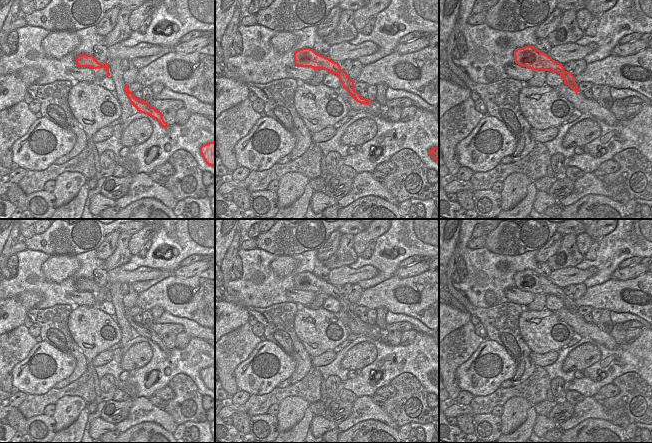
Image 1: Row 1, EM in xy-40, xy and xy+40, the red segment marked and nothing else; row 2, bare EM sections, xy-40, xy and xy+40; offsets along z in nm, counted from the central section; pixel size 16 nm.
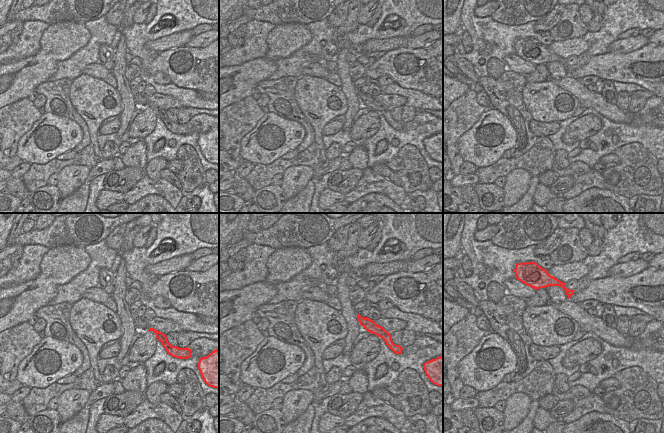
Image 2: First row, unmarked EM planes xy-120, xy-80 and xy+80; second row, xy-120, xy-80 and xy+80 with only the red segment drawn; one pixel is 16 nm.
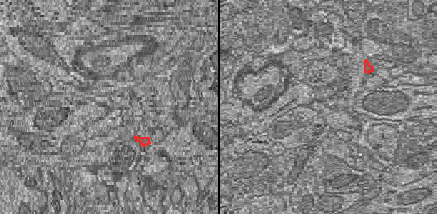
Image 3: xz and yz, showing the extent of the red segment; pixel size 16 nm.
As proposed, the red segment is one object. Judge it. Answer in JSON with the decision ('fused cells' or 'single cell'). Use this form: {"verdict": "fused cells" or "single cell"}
{"verdict": "single cell"}

